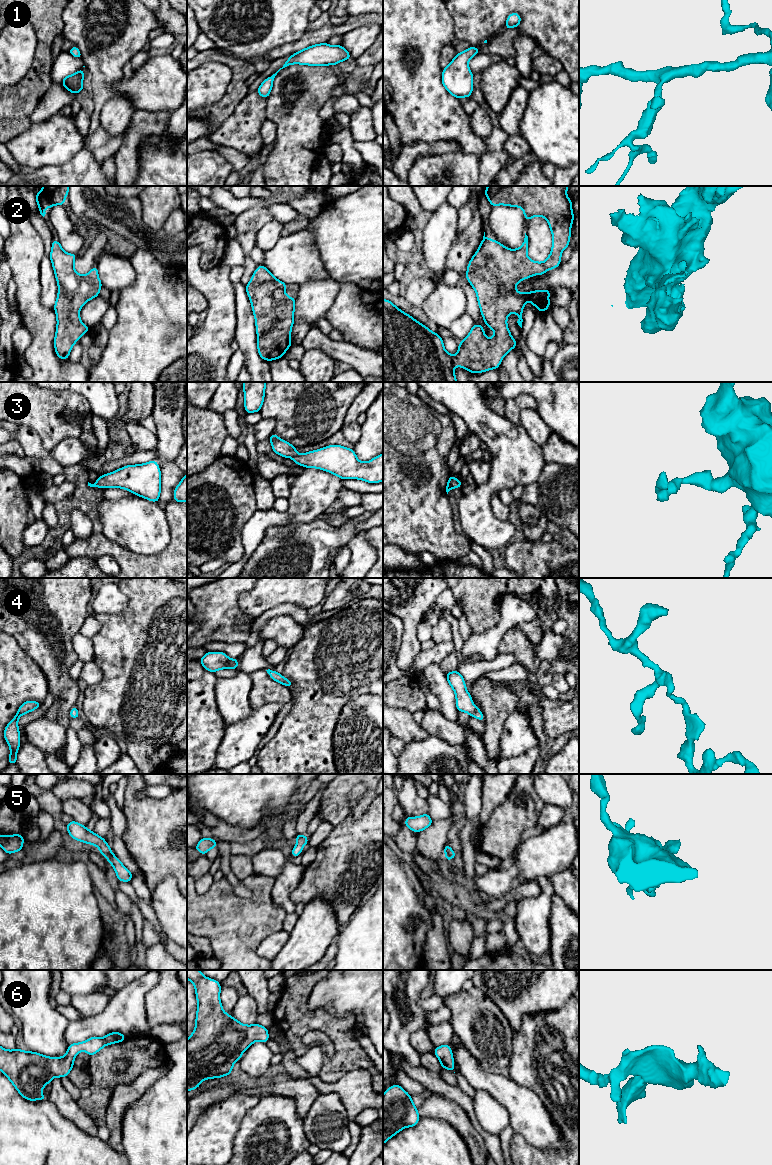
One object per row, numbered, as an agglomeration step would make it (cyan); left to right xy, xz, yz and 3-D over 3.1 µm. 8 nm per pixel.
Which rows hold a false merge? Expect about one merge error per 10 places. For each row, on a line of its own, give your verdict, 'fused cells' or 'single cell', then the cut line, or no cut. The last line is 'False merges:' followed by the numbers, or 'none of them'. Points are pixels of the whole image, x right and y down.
1: single cell; cut none
2: single cell; cut none
3: single cell; cut none
4: single cell; cut none
5: single cell; cut none
6: single cell; cut none
False merges: none of them

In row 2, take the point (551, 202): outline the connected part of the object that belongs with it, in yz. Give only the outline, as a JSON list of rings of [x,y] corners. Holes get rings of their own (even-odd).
[[[488,186],[486,188],[484,194],[487,196],[491,206],[506,205],[521,207],[526,221],[535,216],[542,216],[547,220],[553,237],[550,255],[542,263],[532,261],[527,256],[529,244],[526,233],[522,246],[511,250],[503,246],[499,241],[486,238],[484,232],[482,243],[468,264],[466,279],[476,292],[477,301],[485,324],[488,325],[495,334],[493,338],[489,339],[486,337],[483,327],[474,324],[470,333],[459,342],[456,355],[450,355],[445,350],[443,339],[437,333],[432,332],[409,314],[404,313],[391,301],[383,299],[383,382],[458,382],[455,378],[455,365],[465,368],[470,373],[481,373],[491,369],[498,369],[503,357],[517,346],[517,342],[513,339],[507,327],[508,315],[510,313],[516,313],[519,316],[517,323],[522,328],[522,312],[527,301],[530,301],[539,310],[539,313],[547,310],[550,306],[549,294],[551,289],[519,293],[515,287],[518,282],[524,279],[537,274],[544,275],[546,271],[557,268],[560,265],[562,251],[566,247],[569,247],[571,225],[574,220],[572,201],[566,195],[568,188],[569,186]]]

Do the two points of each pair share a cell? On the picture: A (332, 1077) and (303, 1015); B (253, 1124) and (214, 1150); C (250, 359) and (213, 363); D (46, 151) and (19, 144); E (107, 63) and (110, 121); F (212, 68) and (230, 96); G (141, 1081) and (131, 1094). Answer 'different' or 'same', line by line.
A: same
B: different
C: different
D: same
E: different
F: different
G: same

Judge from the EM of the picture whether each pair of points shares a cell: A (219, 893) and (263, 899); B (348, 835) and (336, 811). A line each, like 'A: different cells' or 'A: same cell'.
A: same cell
B: different cells

